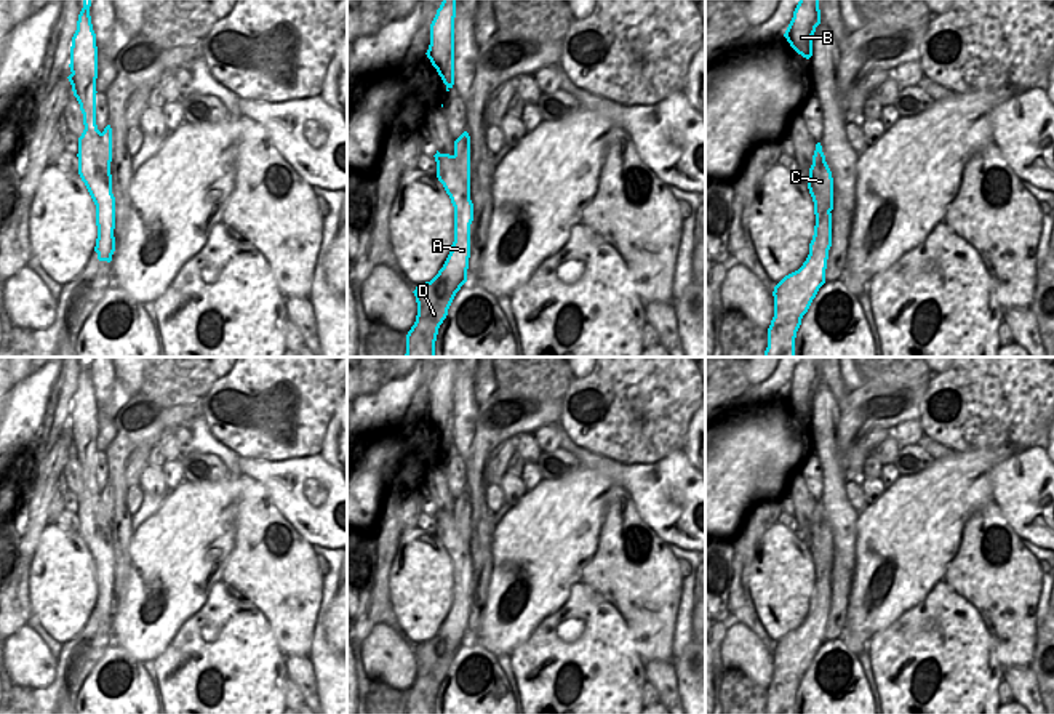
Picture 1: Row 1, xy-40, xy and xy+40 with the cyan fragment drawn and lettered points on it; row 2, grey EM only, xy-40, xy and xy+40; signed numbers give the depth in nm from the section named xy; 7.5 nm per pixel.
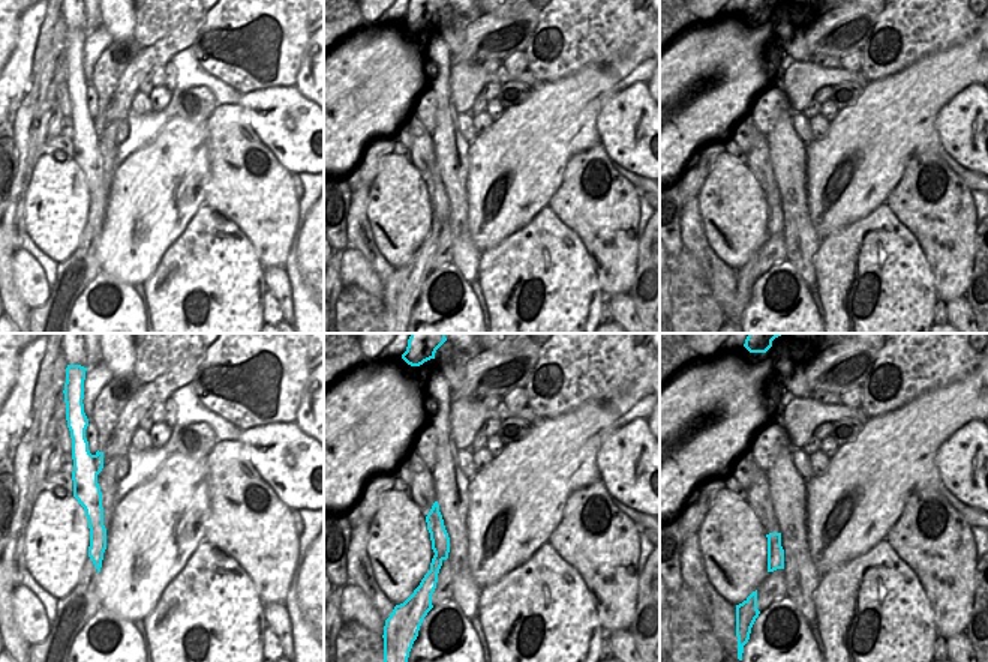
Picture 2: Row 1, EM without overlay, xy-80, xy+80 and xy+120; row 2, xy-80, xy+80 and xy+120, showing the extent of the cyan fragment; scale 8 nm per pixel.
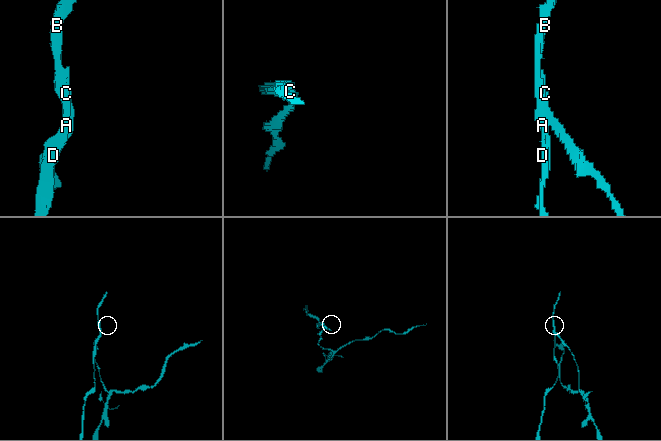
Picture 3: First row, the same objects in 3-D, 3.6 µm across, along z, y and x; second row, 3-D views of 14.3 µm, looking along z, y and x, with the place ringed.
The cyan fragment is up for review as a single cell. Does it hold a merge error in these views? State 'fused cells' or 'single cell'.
fused cells

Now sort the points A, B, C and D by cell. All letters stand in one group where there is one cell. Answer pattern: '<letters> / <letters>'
A B D / C

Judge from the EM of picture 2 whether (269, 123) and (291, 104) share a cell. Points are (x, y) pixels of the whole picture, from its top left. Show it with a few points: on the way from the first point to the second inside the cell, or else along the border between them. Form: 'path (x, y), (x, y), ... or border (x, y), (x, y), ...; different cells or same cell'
path (275, 117), (285, 110); same cell

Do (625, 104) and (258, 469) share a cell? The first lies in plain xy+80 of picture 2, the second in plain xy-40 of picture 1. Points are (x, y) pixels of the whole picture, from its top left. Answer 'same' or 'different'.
same

